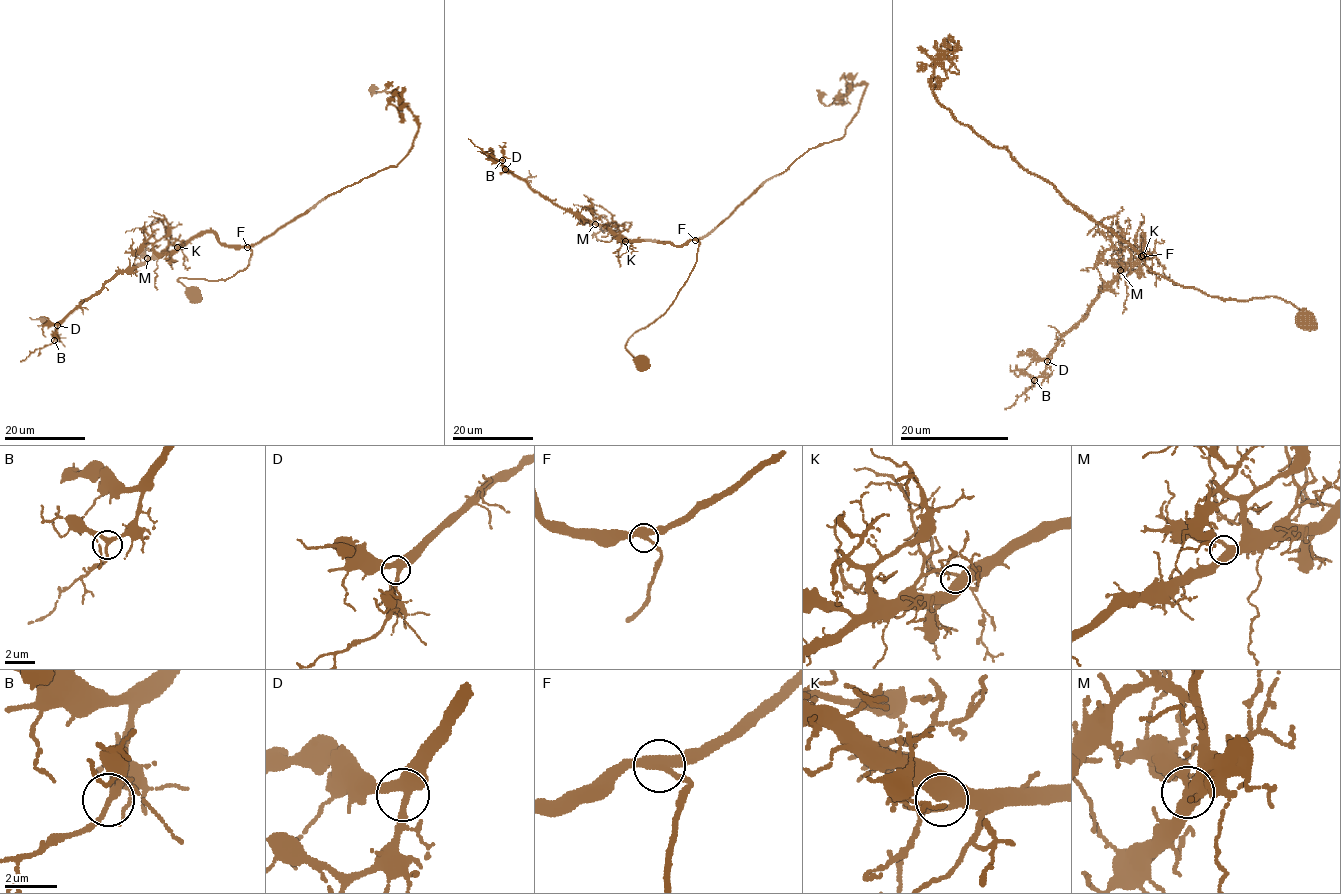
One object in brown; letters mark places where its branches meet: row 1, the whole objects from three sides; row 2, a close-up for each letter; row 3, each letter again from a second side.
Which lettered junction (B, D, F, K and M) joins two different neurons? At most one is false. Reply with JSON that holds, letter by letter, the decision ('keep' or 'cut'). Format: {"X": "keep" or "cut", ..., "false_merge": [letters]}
{"B": "keep", "D": "keep", "F": "keep", "K": "keep", "M": "keep", "false_merge": []}

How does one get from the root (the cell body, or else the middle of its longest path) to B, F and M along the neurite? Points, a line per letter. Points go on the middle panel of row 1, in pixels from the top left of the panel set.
B: (642, 360), (626, 348), (628, 340), (671, 304), (700, 243), (612, 234), (554, 205), (502, 160)
F: (642, 360), (626, 348), (627, 342), (671, 304), (696, 261), (700, 243), (695, 240)
M: (642, 360), (626, 348), (628, 340), (654, 323), (671, 304), (696, 261), (700, 243), (630, 241), (595, 224)

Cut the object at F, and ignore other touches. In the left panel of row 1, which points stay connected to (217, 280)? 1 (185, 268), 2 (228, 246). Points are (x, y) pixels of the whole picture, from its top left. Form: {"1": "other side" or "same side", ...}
{"1": "other side", "2": "other side"}

